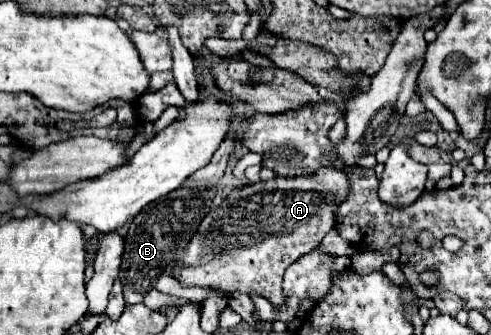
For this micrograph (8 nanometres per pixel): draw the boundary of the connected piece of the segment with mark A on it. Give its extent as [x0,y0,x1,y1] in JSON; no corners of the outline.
[173,167,347,305]

